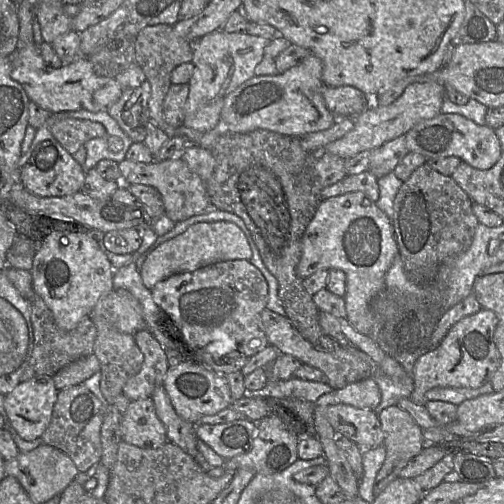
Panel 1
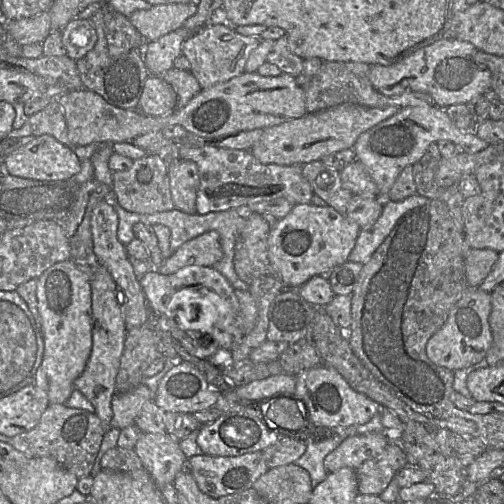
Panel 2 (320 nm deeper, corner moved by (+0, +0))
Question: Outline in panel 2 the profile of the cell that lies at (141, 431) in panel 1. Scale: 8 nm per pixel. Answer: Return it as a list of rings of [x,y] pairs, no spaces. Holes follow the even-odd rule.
[[[168,432],[142,433],[134,450],[158,487],[174,483],[176,475],[186,469],[188,459],[180,441]]]

